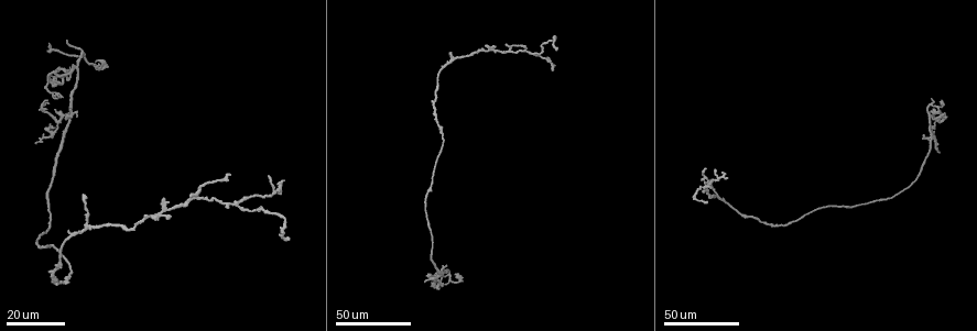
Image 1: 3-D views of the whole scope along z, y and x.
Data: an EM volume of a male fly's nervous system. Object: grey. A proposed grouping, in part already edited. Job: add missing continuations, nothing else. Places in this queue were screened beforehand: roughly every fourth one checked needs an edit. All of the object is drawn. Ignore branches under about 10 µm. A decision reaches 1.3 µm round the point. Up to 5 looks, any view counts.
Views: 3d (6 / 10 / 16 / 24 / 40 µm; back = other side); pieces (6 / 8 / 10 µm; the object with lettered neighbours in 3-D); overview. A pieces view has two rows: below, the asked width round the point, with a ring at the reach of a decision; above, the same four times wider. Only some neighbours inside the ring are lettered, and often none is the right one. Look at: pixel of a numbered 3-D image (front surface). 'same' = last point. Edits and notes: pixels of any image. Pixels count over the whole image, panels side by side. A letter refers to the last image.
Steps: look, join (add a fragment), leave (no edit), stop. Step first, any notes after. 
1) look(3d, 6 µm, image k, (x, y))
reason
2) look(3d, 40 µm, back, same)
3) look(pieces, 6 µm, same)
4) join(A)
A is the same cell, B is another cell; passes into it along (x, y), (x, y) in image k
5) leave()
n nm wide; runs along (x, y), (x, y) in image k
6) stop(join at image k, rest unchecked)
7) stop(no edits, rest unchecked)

look(3d, 24 µm, image 1, (558, 49))
end of a long branch

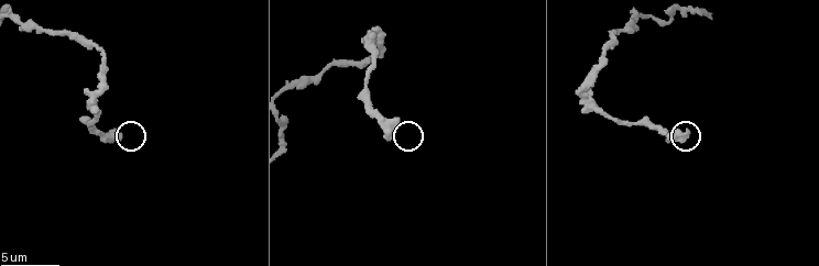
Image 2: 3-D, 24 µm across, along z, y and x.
look(pieces, 10 µm, image 2, (686, 129))

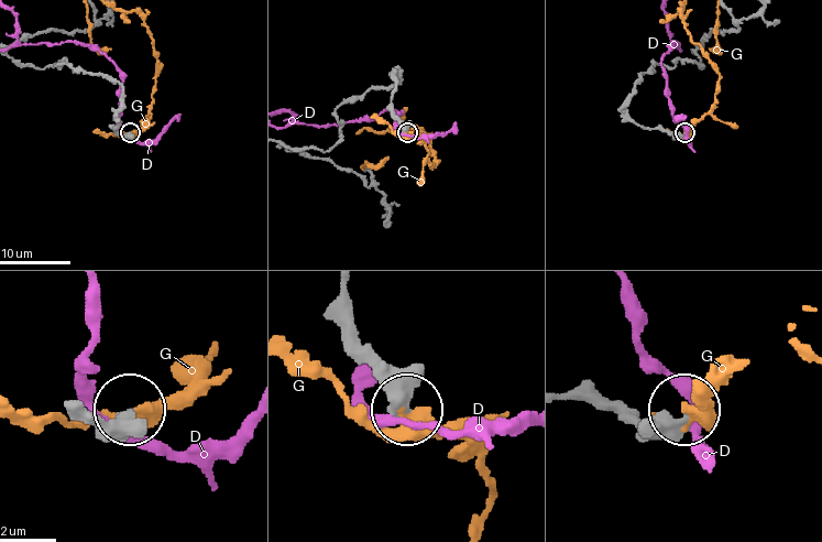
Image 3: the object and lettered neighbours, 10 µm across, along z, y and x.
leave()
D and G are other cells; runs along (342, 292), (346, 334), (385, 377), (404, 412) in image 3; no lettered fragment goes on from it

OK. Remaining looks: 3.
look(3d, 40 µm, image 1, (229, 176))

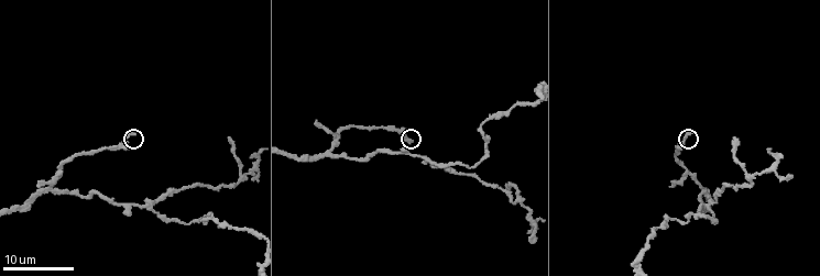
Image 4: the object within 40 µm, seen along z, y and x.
look(pieces, 8 µm, image 4, (131, 134))

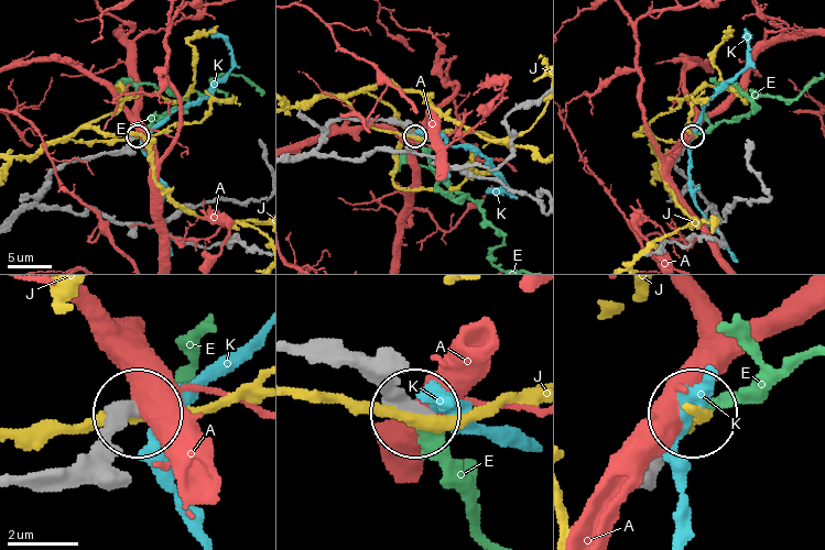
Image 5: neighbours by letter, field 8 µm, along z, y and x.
join(E)
E is the same cell, A, J and K are other cells; passes into it along (321, 347), (353, 355), (412, 415), (477, 532) in image 5; the neuron continues

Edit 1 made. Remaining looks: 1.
stop(join at image 5, rest unchecked)

